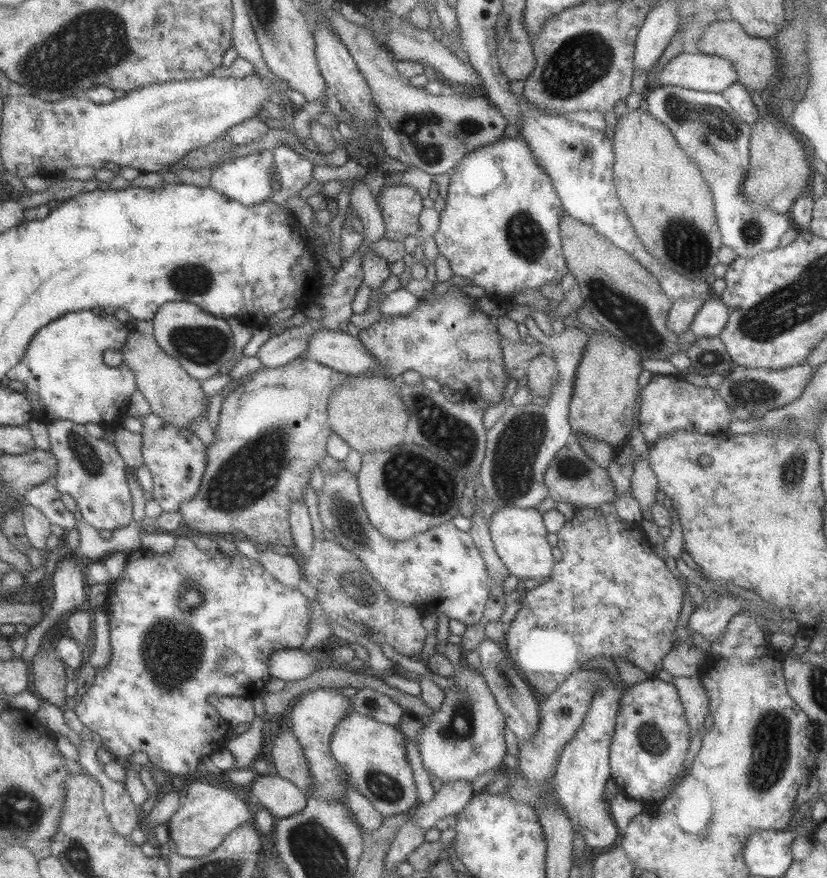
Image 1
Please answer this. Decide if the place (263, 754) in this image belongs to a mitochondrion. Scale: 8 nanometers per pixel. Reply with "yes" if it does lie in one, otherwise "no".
no

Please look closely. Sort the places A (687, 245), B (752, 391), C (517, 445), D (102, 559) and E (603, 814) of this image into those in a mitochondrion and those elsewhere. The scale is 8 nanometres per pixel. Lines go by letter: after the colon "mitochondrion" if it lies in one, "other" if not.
A: mitochondrion
B: mitochondrion
C: mitochondrion
D: other
E: other

